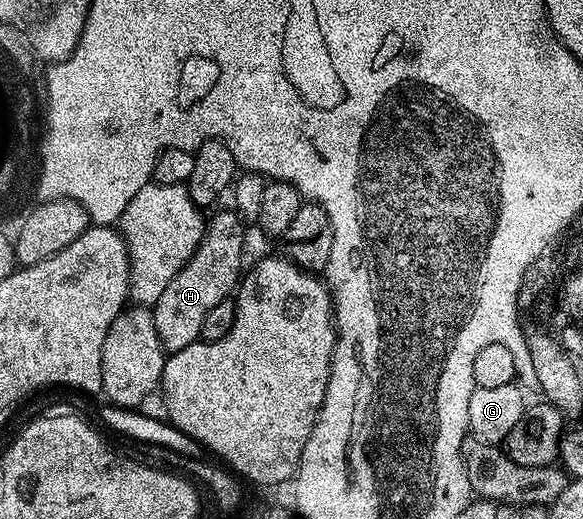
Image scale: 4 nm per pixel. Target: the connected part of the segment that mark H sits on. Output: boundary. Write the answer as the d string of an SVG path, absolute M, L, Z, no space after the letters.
M215 210L214 216L209 216L206 233L202 236L196 253L186 262L184 269L172 277L168 289L160 293L160 301L152 304L156 333L160 337L162 347L167 353L184 349L188 345L202 339L204 317L220 301L231 298L235 294L243 274L242 267L242 226L244 220L237 211Z

